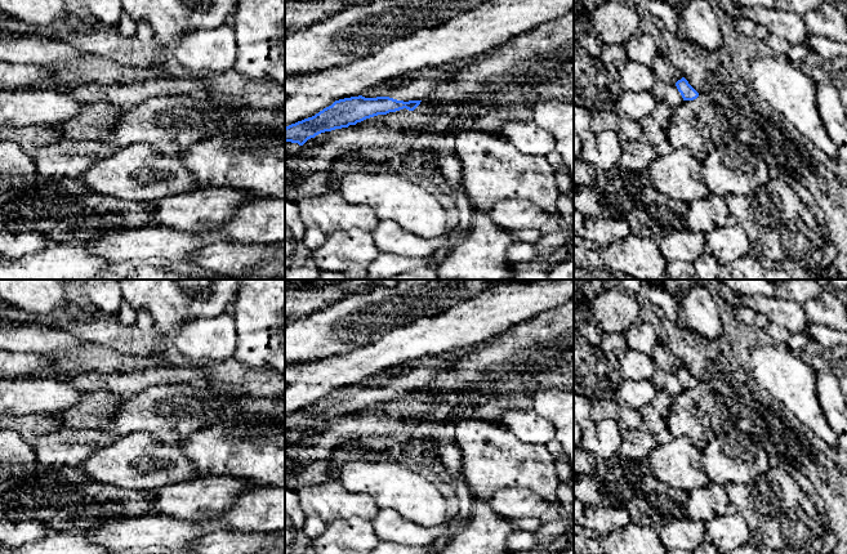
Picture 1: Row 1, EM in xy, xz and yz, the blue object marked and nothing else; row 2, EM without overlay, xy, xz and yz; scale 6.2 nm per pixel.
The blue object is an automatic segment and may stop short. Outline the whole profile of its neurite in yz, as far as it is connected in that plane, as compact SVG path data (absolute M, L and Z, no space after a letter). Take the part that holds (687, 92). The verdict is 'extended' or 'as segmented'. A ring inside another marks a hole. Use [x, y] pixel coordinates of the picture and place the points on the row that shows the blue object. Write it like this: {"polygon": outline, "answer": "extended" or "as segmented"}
{"polygon": "M685 77L678 80L676 84L665 84L657 80L650 91L657 103L665 102L672 108L678 107L685 100L694 100L699 97L699 93Z", "answer": "extended"}

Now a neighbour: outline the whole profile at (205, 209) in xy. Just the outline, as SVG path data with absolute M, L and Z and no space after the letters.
M201 187L151 202L150 225L204 234L227 223L233 210L250 198L232 188Z

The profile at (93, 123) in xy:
M98 102L86 104L76 116L54 125L66 139L103 142L121 115L121 107L108 102Z

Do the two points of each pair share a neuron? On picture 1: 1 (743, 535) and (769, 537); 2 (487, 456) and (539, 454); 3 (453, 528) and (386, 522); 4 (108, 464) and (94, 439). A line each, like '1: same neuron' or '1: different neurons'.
1: different neurons
2: same neuron
3: same neuron
4: different neurons

